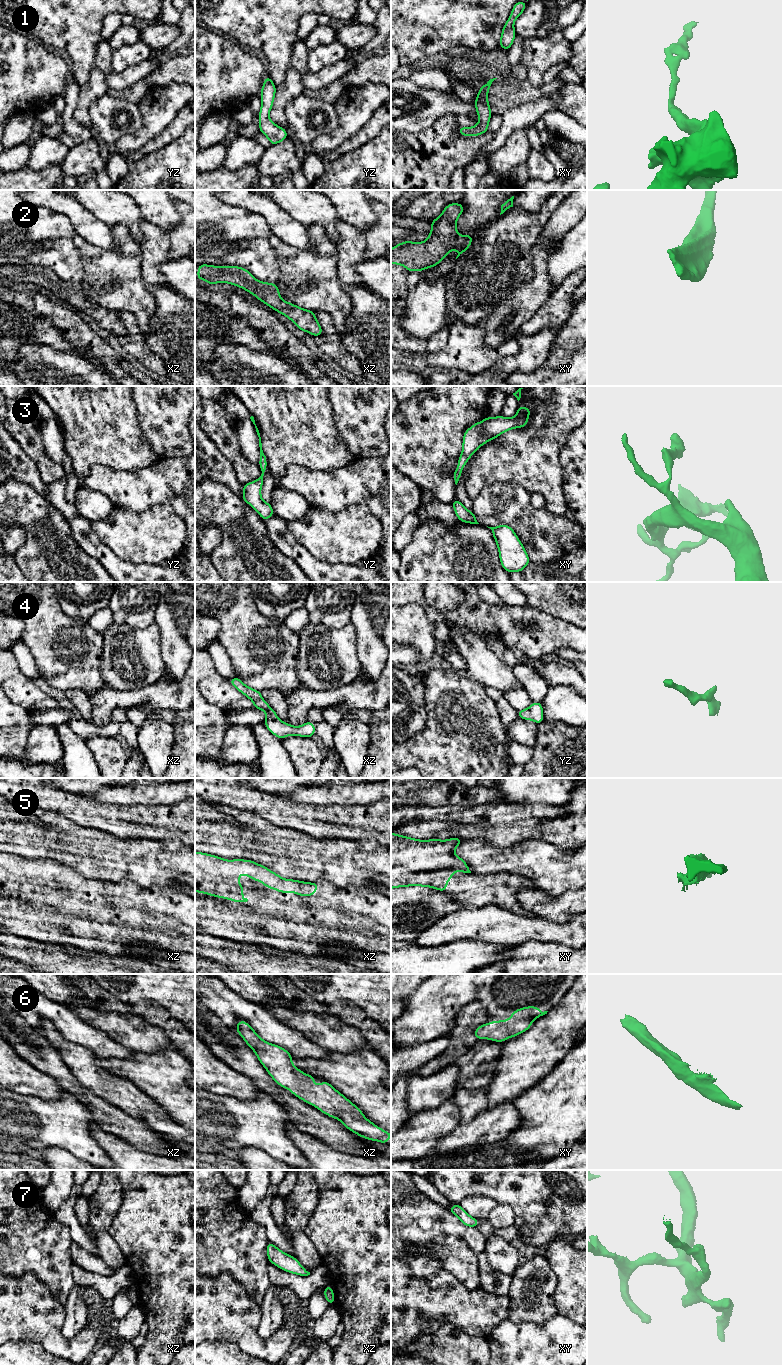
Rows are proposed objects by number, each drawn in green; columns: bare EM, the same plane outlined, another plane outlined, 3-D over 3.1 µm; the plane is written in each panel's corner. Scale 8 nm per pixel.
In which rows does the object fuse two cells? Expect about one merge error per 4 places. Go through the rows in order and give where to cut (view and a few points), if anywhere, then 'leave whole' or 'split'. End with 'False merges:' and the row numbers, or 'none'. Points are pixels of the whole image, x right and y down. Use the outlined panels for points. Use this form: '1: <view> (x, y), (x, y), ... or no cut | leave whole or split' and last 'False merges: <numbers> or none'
1: no cut | leave whole
2: no cut | leave whole
3: no cut | leave whole
4: no cut | leave whole
5: xy (457, 860), (453, 863), (443, 855), (429, 870), (391, 867) | split
6: no cut | leave whole
7: no cut | leave whole
False merges: 5

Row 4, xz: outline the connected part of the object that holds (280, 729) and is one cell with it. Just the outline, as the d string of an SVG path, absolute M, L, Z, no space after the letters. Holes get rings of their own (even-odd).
M237 676L229 679L229 681L239 692L253 701L253 708L260 709L266 713L264 725L277 738L282 739L291 735L311 738L315 736L315 723L307 721L297 727L285 723L278 719L277 713L265 702L261 691L248 687Z

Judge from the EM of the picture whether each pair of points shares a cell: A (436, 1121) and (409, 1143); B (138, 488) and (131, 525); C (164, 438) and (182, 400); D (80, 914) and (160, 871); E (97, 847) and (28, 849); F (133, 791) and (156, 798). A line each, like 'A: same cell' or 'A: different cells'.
A: same cell
B: different cells
C: same cell
D: different cells
E: same cell
F: same cell

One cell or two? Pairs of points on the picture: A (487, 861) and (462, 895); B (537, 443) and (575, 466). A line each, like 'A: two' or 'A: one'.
A: two
B: two

